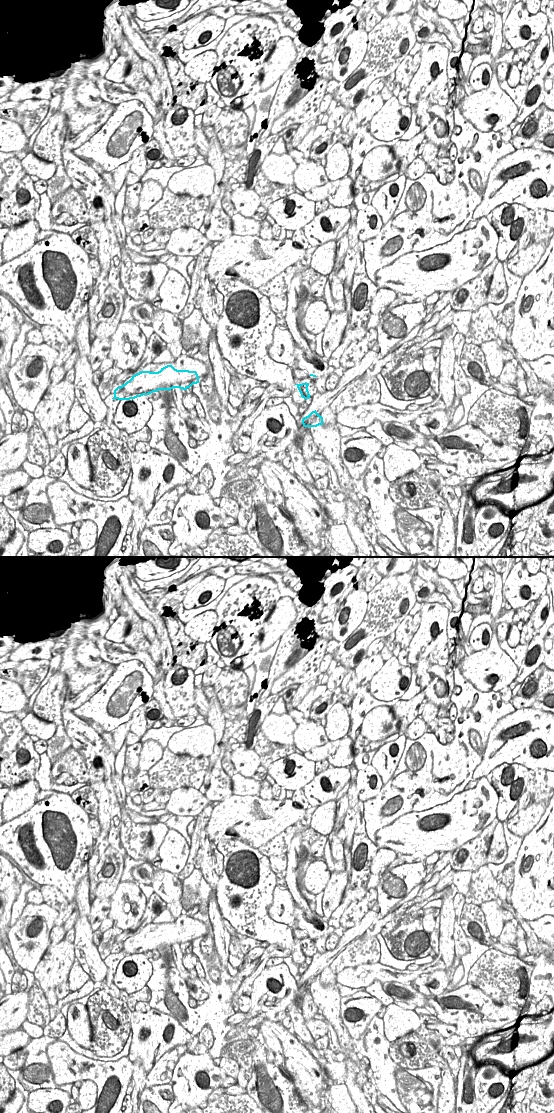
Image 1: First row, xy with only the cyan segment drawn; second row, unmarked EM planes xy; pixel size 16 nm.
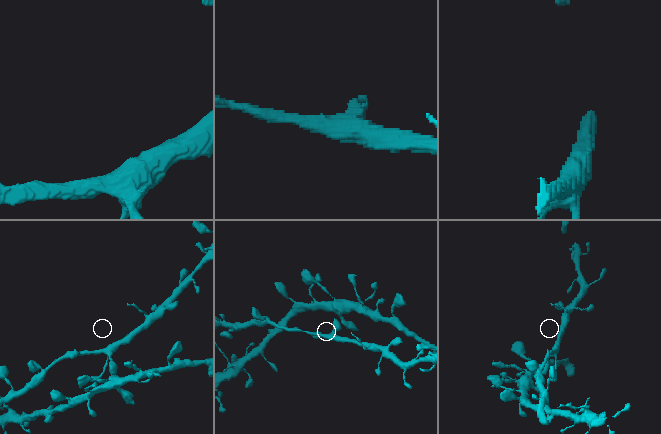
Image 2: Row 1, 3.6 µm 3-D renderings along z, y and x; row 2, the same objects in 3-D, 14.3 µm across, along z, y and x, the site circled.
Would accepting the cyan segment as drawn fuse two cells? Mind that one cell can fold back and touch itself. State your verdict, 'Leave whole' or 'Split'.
Leave whole

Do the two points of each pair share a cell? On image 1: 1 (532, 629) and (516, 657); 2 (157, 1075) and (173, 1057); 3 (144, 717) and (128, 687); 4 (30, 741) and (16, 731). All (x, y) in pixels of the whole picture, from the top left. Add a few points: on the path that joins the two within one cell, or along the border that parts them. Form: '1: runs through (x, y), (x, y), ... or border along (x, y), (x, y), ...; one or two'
1: border along (541, 650), (529, 647), (514, 647), (505, 652); two
2: runs through (161, 1071), (169, 1061); one
3: runs through (144, 709), (141, 698), (136, 693); one
4: runs through (27, 740), (19, 734); one

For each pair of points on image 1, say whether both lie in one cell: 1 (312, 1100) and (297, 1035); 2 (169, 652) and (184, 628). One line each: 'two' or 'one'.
1: two
2: one

